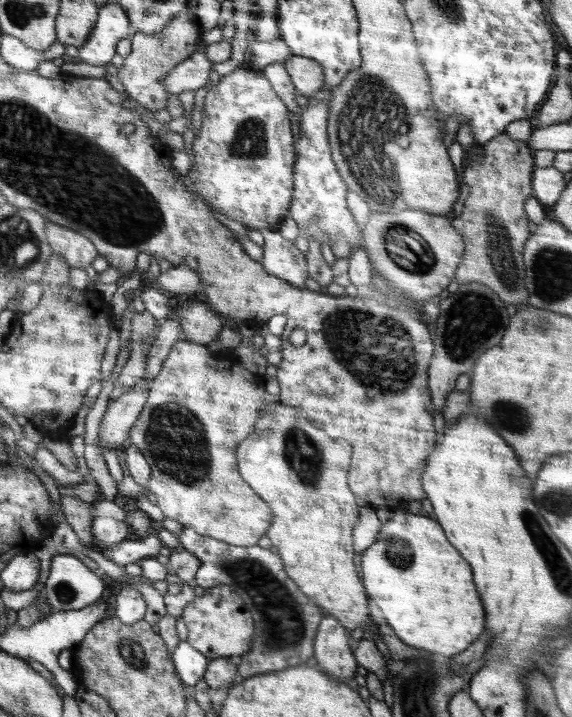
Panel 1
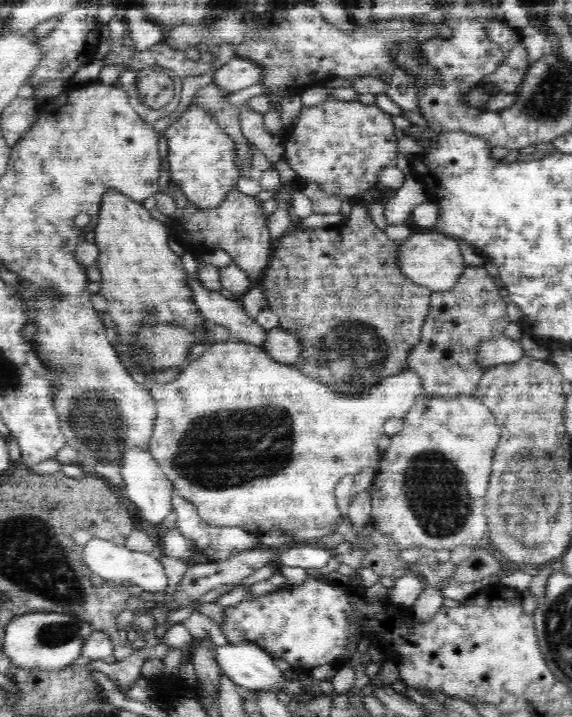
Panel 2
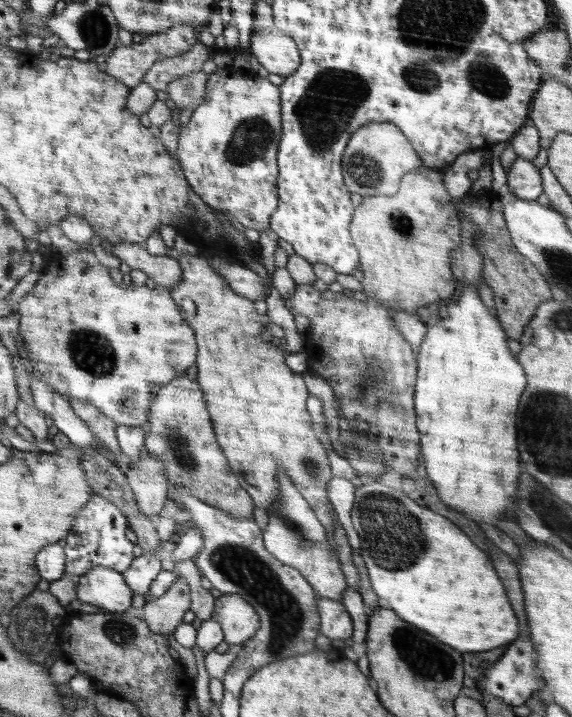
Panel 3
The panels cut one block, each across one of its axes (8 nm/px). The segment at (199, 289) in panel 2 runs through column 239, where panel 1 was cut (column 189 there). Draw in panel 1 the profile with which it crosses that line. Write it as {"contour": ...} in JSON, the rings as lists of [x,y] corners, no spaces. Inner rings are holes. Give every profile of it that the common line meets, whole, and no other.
{"contour":[[[180,298],[175,299],[175,308],[180,312],[180,325],[182,330],[182,338],[201,345],[208,345],[212,340],[218,340],[218,333],[224,326],[222,318],[212,308],[208,309],[206,303],[199,303],[192,298],[192,302],[186,303]]]}

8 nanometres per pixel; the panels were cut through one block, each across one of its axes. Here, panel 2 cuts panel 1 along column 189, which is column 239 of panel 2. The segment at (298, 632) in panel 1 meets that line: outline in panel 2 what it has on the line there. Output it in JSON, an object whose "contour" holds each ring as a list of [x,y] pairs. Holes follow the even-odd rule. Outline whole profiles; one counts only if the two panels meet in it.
{"contour":[[[174,493],[172,497],[172,508],[176,511],[178,521],[176,522],[177,530],[196,545],[196,551],[200,553],[198,560],[194,563],[209,563],[227,559],[230,555],[240,551],[254,550],[263,546],[256,534],[247,533],[244,529],[238,527],[213,526],[200,519],[194,503],[188,499]]]}

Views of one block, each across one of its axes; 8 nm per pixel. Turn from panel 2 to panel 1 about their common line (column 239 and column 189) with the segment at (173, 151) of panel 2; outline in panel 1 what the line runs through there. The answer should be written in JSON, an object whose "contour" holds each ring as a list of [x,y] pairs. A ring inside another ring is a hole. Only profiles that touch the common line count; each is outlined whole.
{"contour":[[[244,65],[222,76],[214,87],[208,86],[202,108],[202,125],[192,146],[194,160],[187,175],[194,182],[196,192],[210,202],[218,214],[242,222],[246,227],[272,231],[278,231],[281,221],[289,216],[297,154],[288,113],[287,106],[266,77],[256,74],[256,70],[244,68]]]}

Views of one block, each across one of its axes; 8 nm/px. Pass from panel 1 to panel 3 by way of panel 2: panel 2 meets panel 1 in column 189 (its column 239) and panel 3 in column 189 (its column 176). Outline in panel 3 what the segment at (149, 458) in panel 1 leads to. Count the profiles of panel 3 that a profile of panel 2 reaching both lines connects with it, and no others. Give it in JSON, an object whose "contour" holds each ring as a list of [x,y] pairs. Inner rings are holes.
{"contour":[[[184,374],[156,389],[147,422],[150,432],[145,436],[146,449],[166,466],[165,477],[170,485],[199,498],[208,506],[227,512],[232,519],[253,519],[255,503],[238,484],[217,443],[206,400],[196,379]]]}

